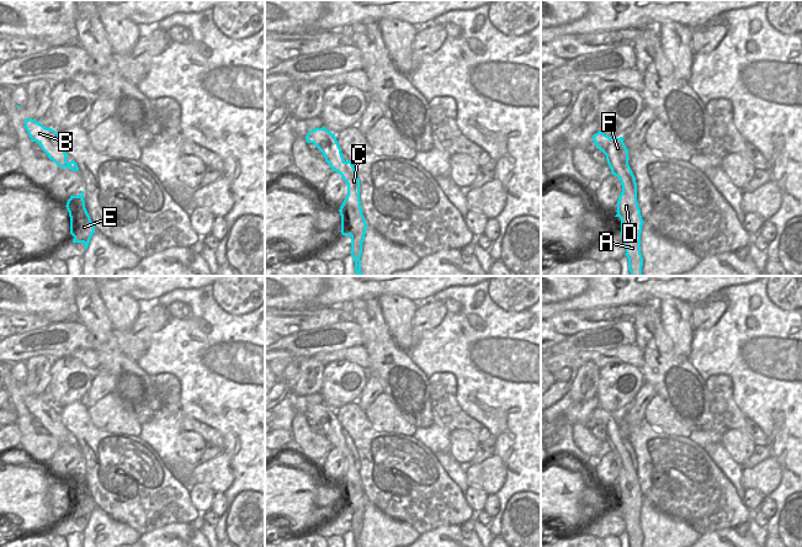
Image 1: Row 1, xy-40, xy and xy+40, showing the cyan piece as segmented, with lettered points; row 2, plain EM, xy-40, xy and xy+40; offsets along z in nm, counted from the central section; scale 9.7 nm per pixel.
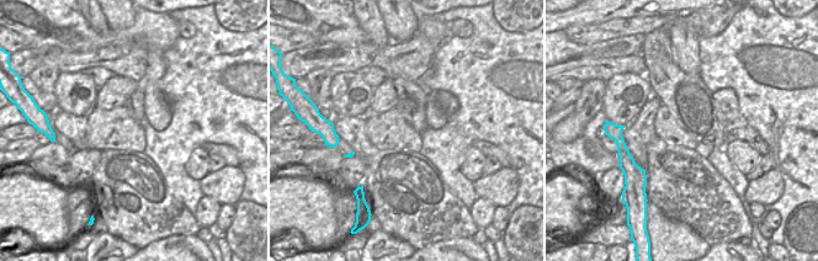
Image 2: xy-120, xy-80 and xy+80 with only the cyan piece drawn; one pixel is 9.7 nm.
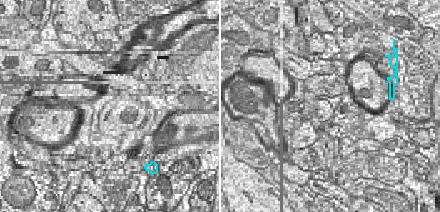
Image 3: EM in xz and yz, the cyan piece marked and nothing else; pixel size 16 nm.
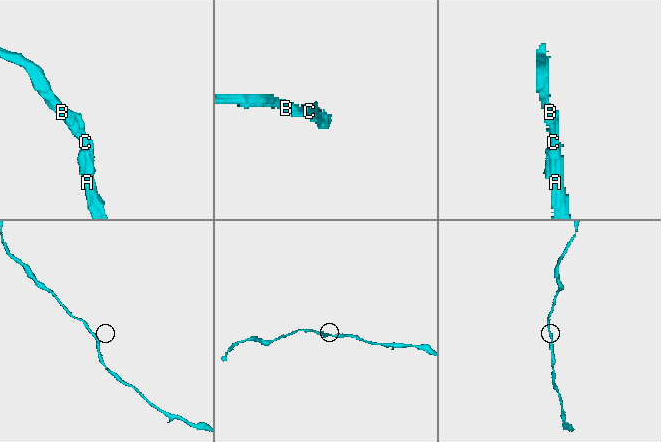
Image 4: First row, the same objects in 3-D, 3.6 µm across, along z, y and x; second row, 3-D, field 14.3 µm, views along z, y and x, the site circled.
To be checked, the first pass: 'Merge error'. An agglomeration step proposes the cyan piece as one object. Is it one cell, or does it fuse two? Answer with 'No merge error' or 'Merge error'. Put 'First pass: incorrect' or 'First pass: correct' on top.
First pass: incorrect
No merge error

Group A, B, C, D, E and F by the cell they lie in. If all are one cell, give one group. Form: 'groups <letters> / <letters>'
groups A B C D E F

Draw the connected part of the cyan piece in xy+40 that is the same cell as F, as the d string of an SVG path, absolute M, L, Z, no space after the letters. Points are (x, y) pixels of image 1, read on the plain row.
M599 407L593 411L593 416L596 425L606 431L611 450L617 452L622 461L615 493L621 495L621 513L626 524L628 546L642 547L641 509L644 498L637 478L637 458L628 441L628 426L623 419L623 413L611 414Z

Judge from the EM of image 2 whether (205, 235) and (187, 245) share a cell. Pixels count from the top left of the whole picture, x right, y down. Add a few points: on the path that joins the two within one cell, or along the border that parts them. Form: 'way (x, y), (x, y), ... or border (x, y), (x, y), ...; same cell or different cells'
border (195, 235), (206, 244); different cells

